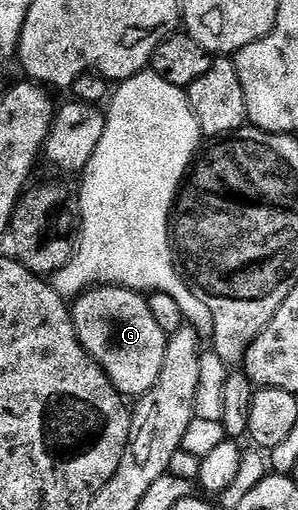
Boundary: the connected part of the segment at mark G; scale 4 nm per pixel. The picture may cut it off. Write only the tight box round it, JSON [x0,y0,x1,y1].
[72,285,168,397]

